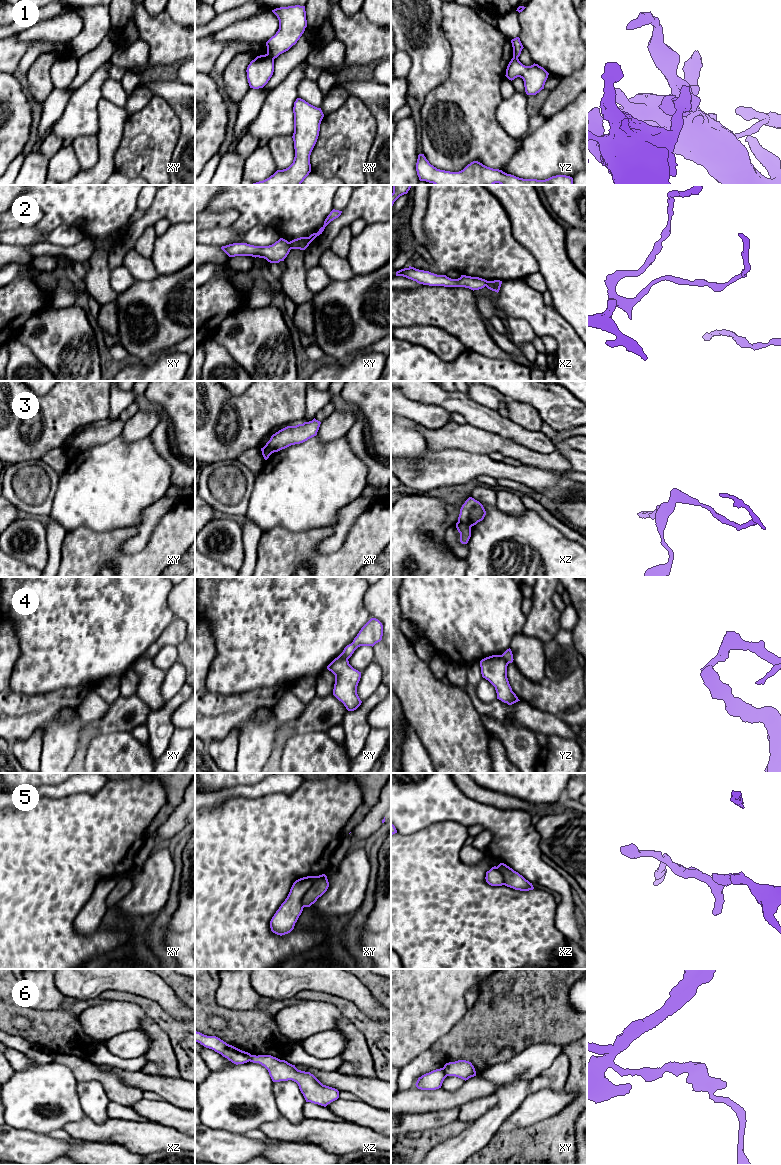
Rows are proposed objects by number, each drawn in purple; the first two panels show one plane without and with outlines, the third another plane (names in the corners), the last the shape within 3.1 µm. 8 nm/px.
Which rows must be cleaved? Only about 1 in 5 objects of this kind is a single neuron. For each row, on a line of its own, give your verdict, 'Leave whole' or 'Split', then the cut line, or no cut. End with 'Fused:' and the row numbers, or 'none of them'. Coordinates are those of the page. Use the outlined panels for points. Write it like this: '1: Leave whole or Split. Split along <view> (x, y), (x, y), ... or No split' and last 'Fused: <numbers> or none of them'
1: Split. Split along xy (266, 54), (273, 59)
2: Split. Split along xy (288, 242), (291, 248)
3: Split. Split along xz (458, 520), (470, 527)
4: Split. Split along xy (338, 656), (347, 659)
5: Split. Split along xy (318, 876), (303, 896), (303, 906)
6: Split. Split along xy (442, 1068), (447, 1075)
Fused: 1, 2, 3, 4, 5, 6

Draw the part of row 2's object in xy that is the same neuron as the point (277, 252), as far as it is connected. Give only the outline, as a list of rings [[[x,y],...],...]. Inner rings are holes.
[[[280,238],[274,244],[269,246],[254,246],[247,243],[233,243],[222,246],[221,249],[229,256],[252,256],[264,258],[270,263],[279,263],[289,254],[291,247],[290,243]]]

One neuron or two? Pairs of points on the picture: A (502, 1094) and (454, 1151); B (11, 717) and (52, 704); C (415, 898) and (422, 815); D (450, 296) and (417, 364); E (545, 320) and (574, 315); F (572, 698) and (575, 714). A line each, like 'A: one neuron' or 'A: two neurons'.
A: one neuron
B: one neuron
C: two neurons
D: two neurons
E: two neurons
F: two neurons

